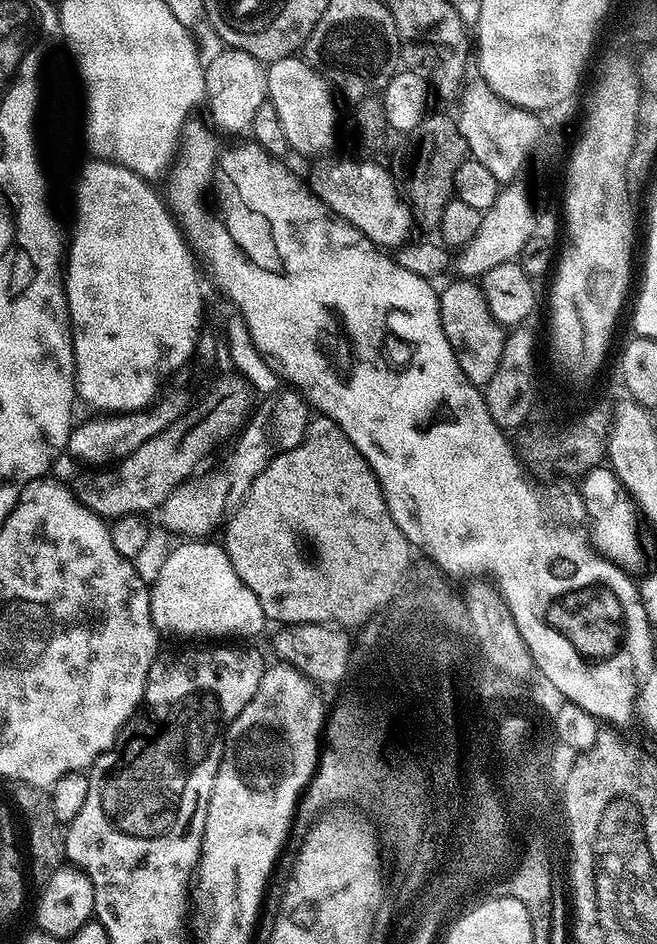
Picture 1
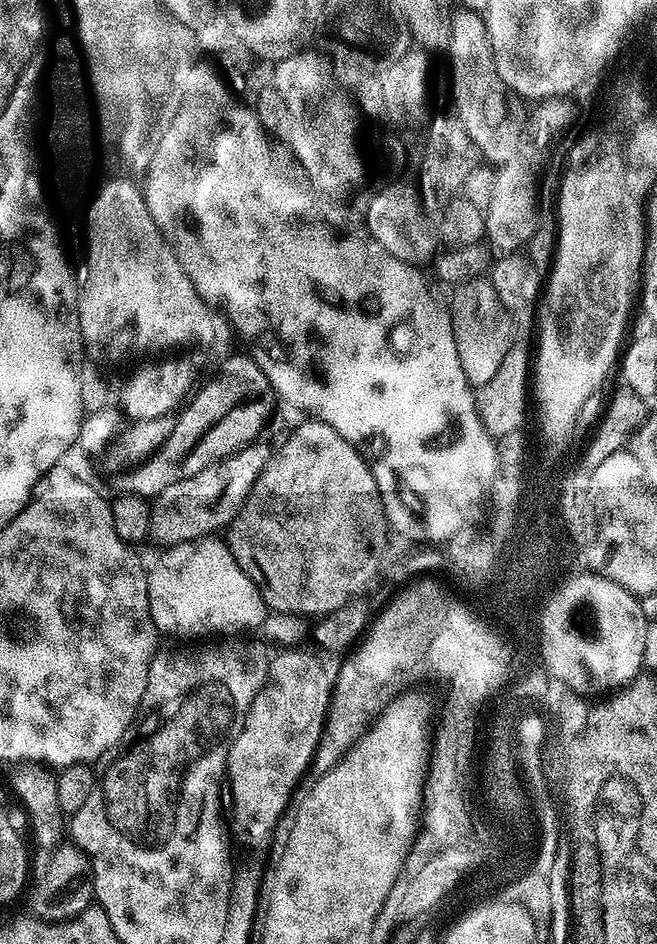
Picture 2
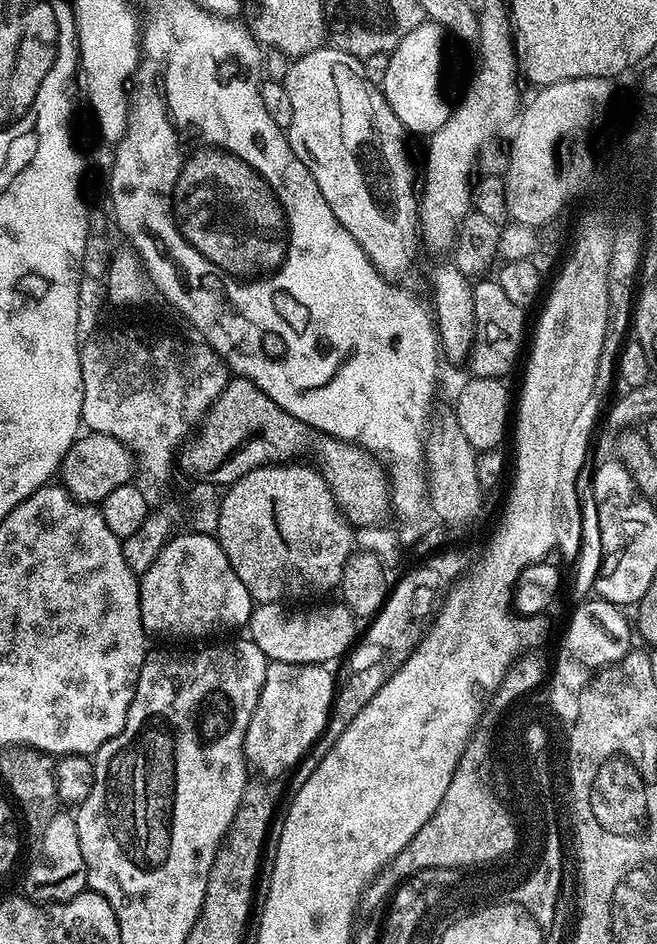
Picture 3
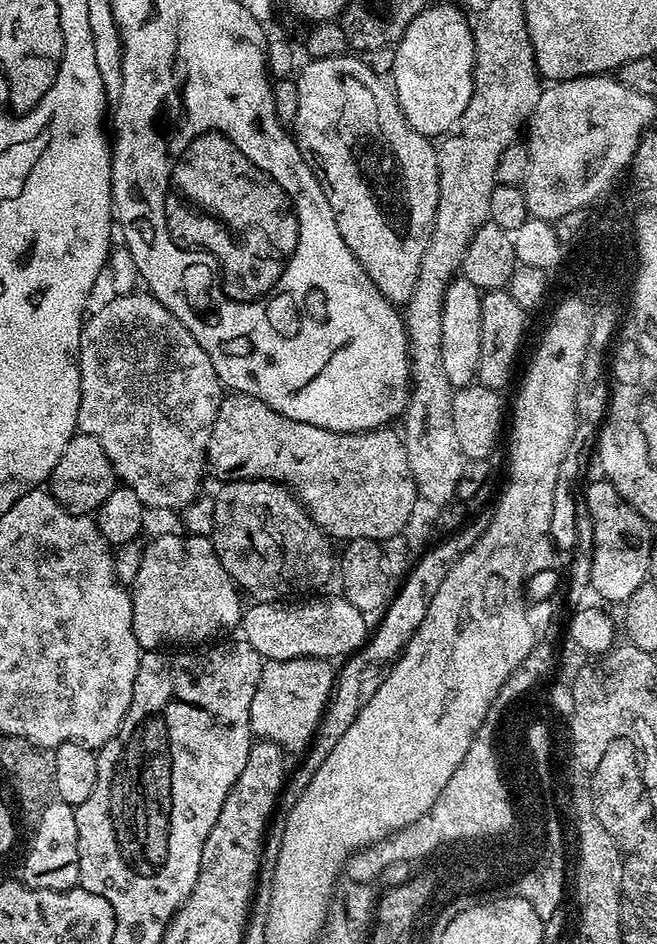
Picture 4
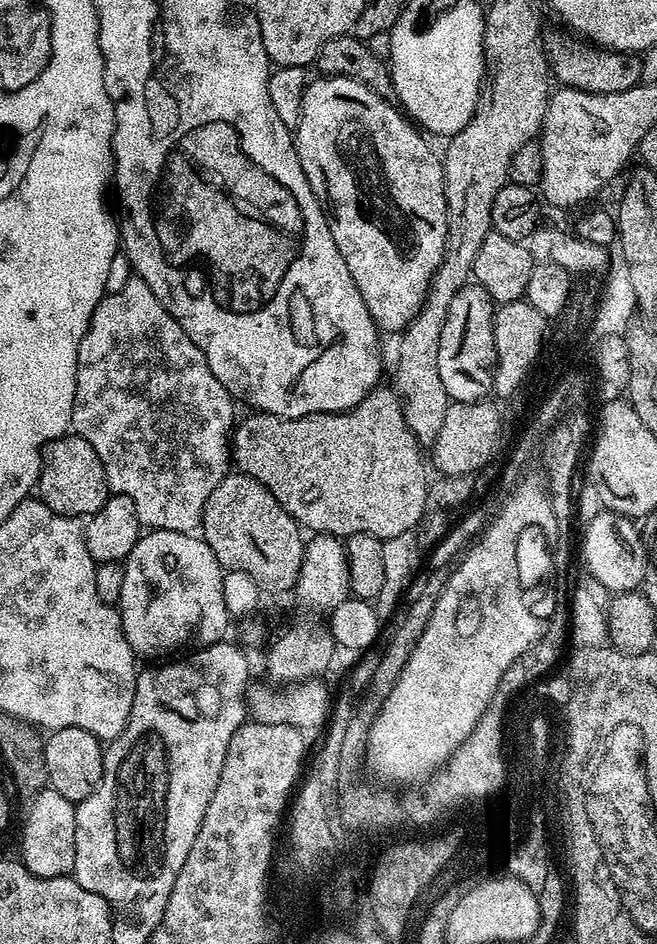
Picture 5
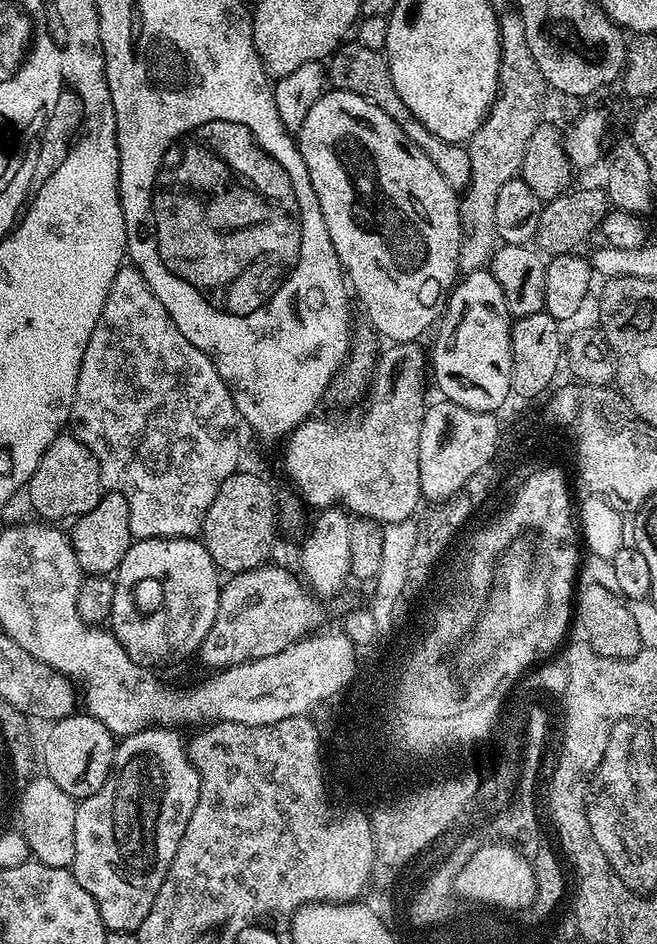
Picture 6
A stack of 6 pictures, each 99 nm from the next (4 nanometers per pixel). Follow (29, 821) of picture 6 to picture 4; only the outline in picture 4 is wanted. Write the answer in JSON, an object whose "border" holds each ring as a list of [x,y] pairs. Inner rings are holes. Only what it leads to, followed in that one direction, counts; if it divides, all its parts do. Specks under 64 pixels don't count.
{"border":[[[58,799],[50,801],[35,817],[36,829],[24,856],[24,869],[18,873],[19,879],[31,888],[58,890],[65,892],[80,883],[78,870],[78,822],[73,805]]]}

